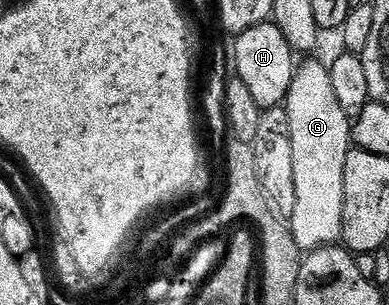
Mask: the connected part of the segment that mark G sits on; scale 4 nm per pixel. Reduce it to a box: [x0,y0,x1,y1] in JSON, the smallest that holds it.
[286,60,353,252]

